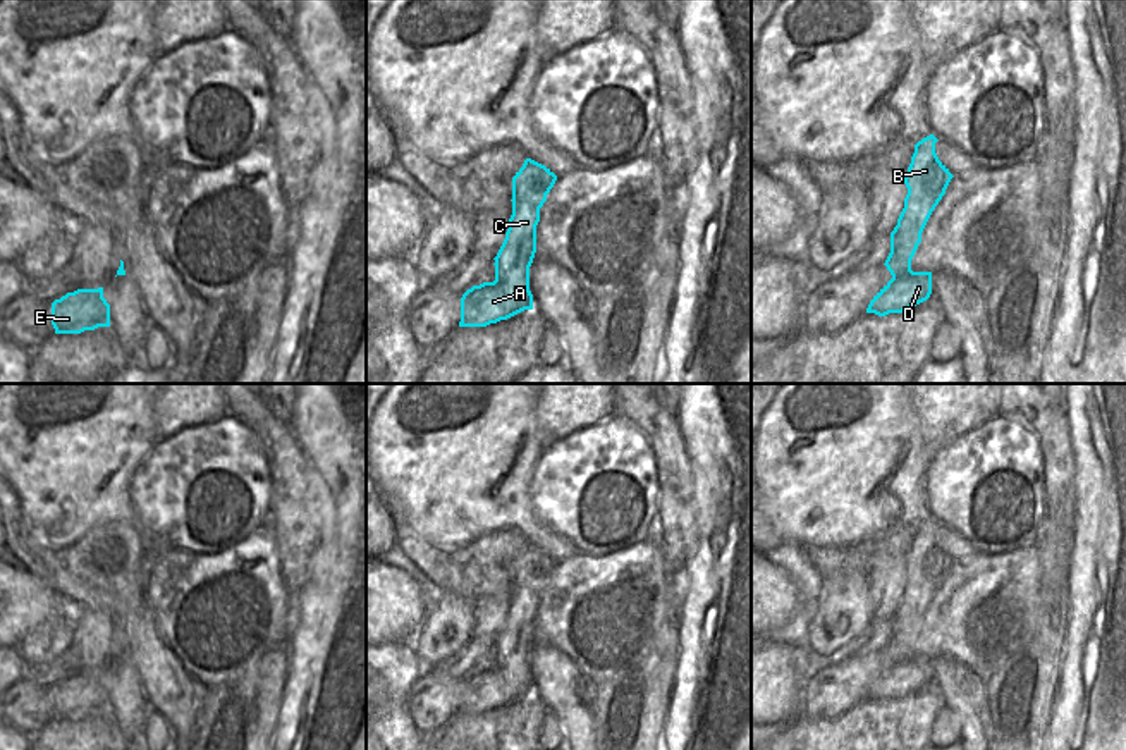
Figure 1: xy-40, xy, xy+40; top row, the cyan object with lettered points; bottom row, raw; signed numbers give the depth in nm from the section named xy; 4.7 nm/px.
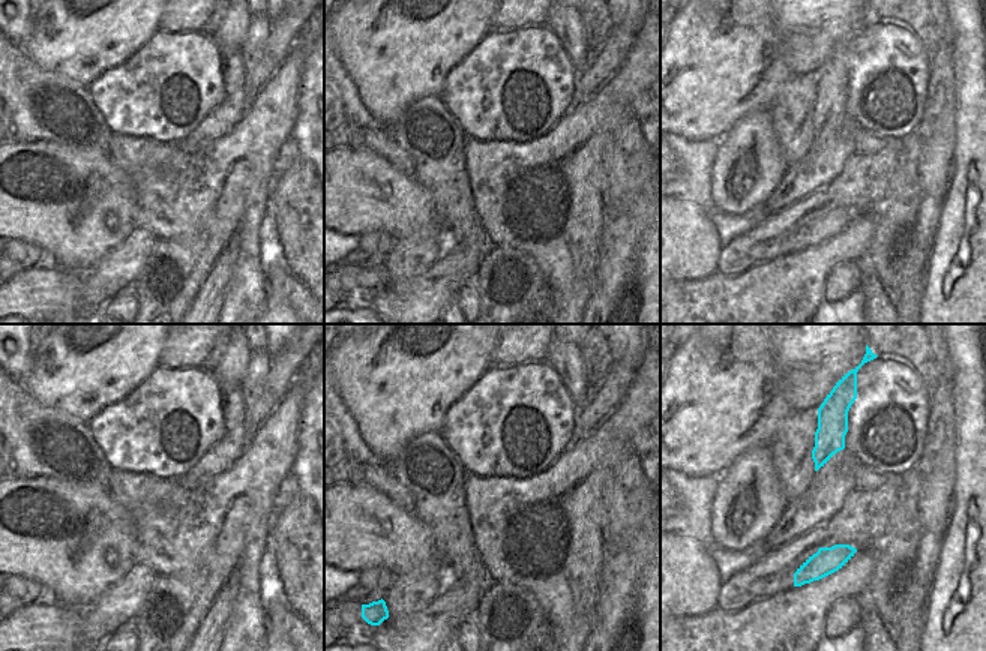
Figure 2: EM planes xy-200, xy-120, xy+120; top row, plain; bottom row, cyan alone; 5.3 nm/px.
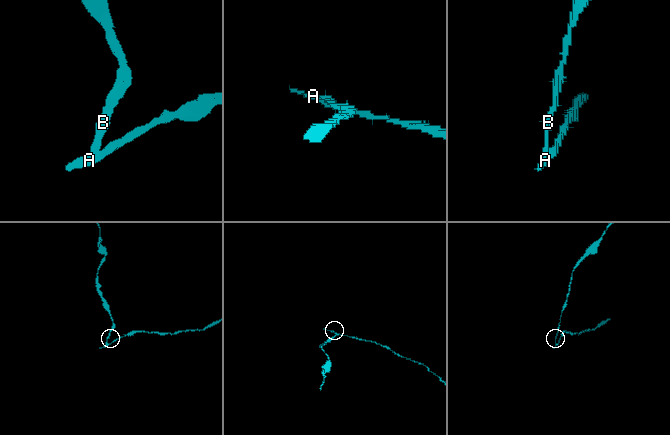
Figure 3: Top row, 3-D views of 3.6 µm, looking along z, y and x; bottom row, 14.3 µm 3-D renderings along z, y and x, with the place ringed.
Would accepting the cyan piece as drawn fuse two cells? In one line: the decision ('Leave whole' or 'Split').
Split

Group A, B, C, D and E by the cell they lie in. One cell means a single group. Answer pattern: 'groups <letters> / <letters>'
groups A D E / B C

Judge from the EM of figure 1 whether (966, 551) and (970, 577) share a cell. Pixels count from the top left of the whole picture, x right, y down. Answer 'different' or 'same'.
different

